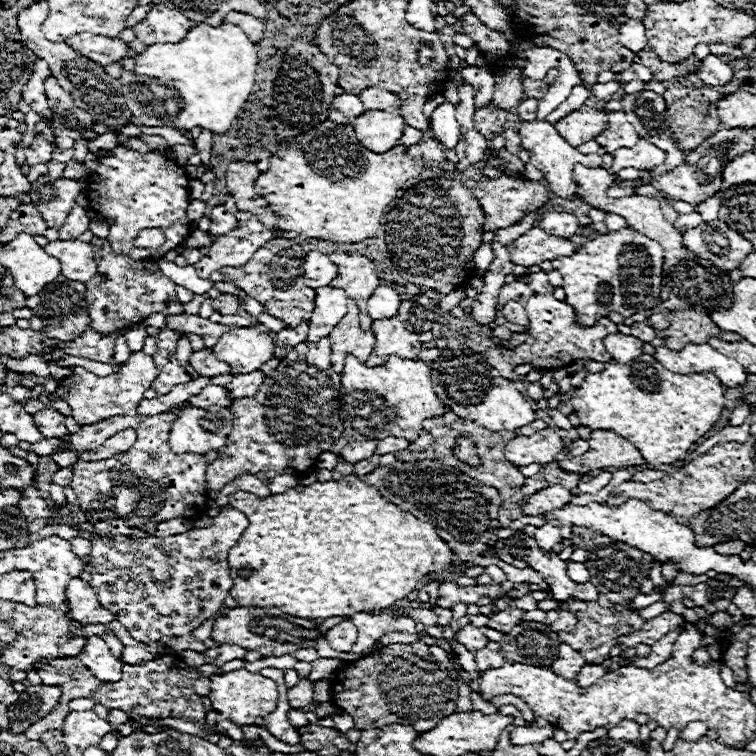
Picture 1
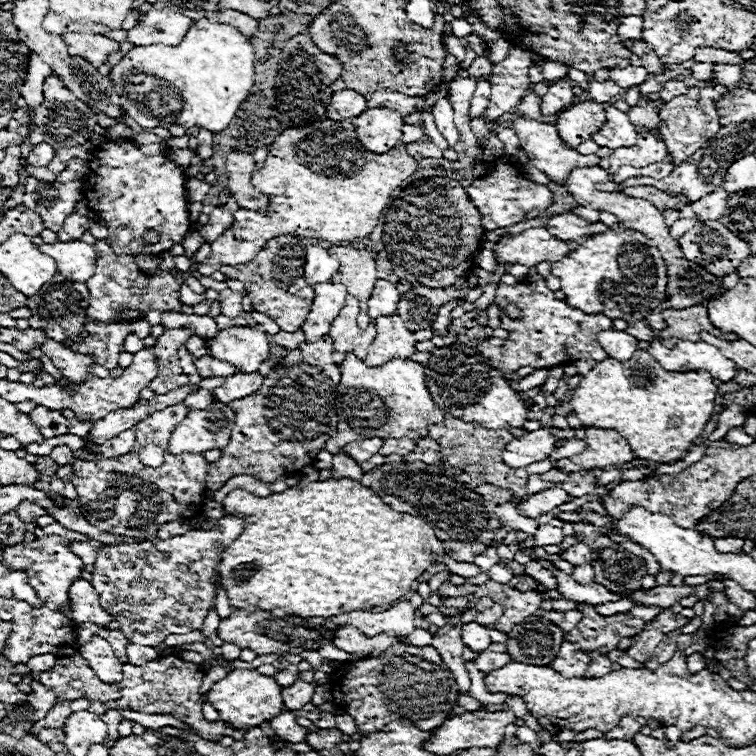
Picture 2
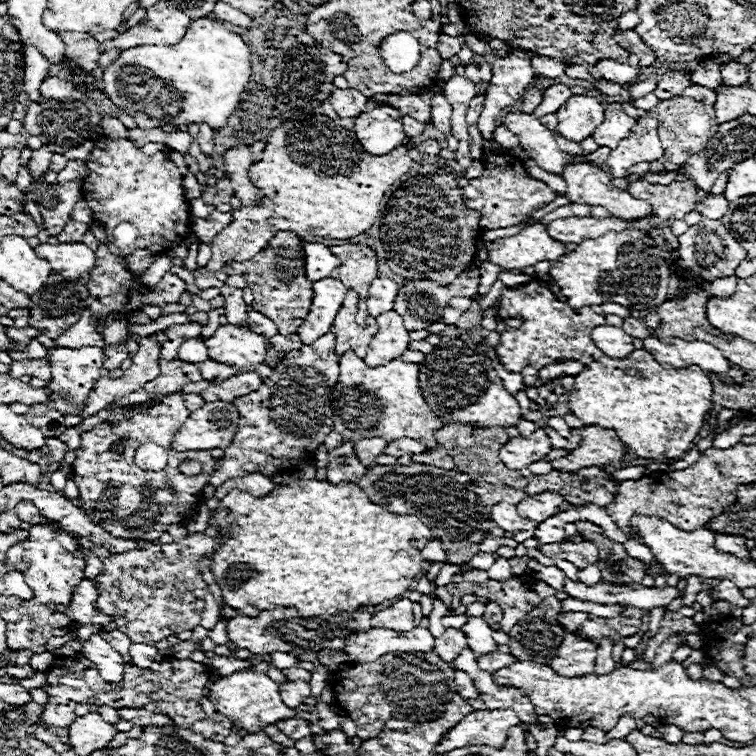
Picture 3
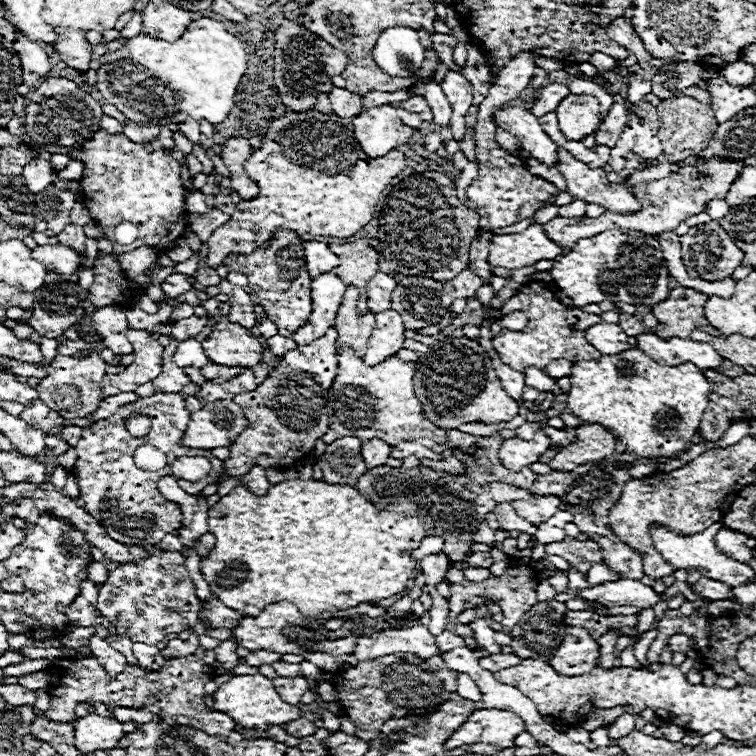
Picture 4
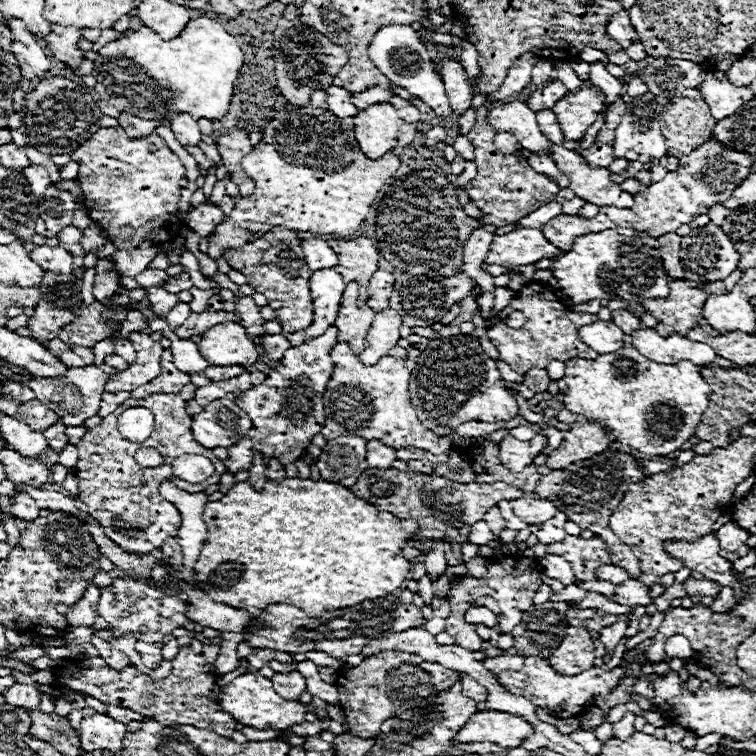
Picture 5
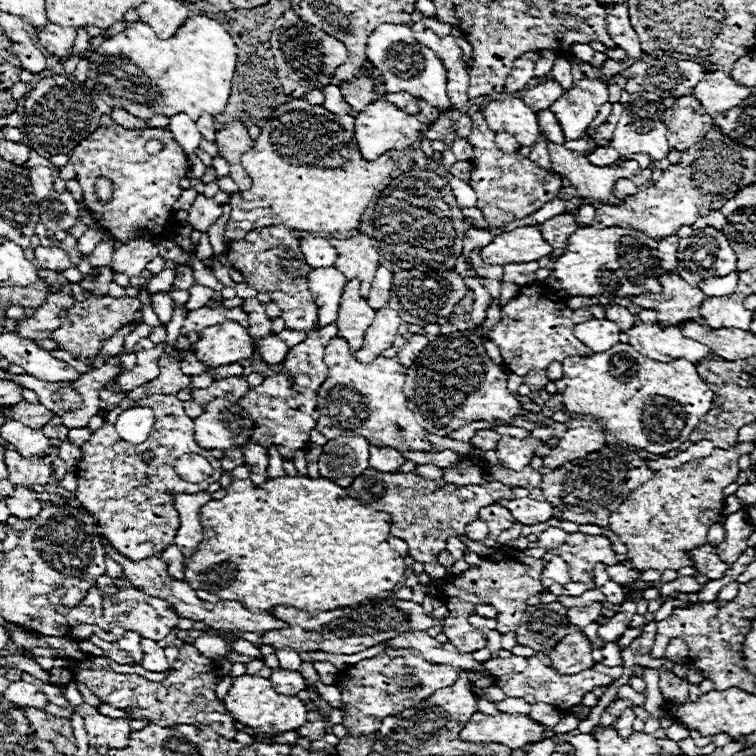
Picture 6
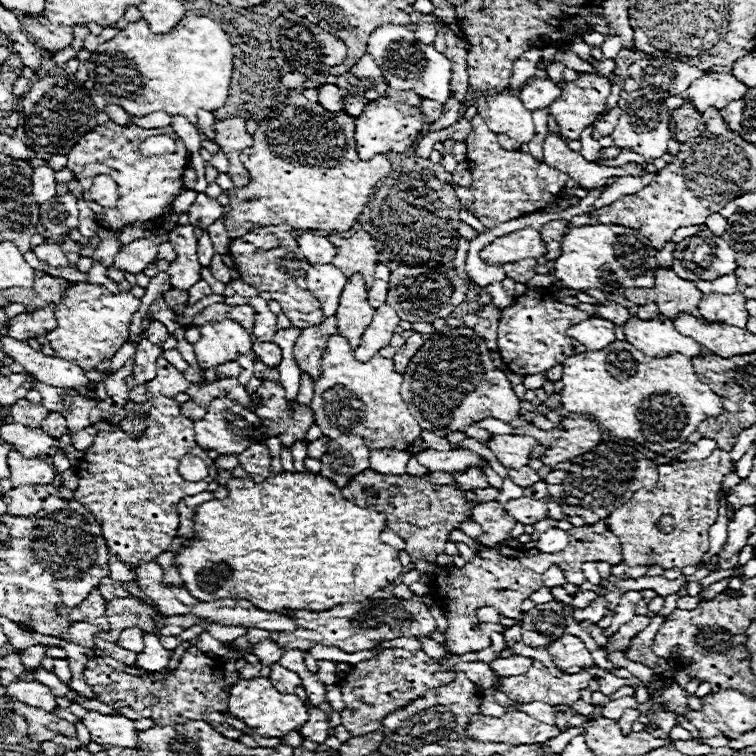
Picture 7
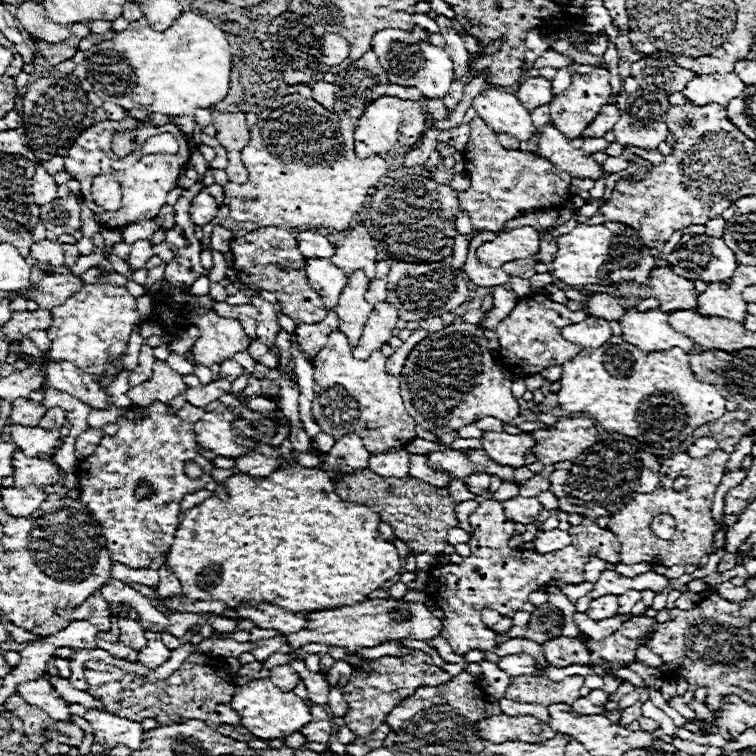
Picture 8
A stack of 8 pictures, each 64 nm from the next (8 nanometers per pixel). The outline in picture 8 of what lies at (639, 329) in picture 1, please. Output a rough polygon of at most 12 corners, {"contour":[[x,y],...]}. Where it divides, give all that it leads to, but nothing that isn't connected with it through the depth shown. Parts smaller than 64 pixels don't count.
{"contour":[[610,294],[590,296],[588,316],[620,322],[626,308]]}

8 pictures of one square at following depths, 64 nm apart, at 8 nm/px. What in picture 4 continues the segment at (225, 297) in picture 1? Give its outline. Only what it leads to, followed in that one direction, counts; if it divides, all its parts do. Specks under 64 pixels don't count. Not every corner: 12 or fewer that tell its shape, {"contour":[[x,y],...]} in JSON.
{"contour":[[220,282],[220,292],[228,296],[234,324],[256,326],[256,312],[250,294],[240,286]]}

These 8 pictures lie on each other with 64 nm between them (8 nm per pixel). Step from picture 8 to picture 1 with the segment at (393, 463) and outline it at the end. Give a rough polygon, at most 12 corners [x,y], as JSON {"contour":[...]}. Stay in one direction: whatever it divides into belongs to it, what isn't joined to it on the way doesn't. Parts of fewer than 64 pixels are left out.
{"contour":[[378,440],[348,442],[340,456],[348,462],[370,458]]}

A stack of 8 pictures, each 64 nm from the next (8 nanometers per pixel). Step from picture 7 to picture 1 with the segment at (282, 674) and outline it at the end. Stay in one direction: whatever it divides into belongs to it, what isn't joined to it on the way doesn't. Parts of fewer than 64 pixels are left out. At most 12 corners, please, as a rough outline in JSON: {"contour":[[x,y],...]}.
{"contour":[[300,680],[288,690],[292,708],[304,708],[314,702],[314,686]]}

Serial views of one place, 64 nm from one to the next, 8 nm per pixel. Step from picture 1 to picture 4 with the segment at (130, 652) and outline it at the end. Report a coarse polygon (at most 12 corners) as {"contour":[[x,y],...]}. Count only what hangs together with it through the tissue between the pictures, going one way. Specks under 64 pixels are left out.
{"contour":[[134,644],[134,656],[142,668],[154,664],[156,646]]}

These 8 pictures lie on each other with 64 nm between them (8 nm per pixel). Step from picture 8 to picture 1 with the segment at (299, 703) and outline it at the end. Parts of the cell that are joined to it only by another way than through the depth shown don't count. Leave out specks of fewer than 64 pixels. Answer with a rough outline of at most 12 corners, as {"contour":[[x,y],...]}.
{"contour":[[246,668],[212,674],[214,710],[238,726],[276,710],[270,678]]}

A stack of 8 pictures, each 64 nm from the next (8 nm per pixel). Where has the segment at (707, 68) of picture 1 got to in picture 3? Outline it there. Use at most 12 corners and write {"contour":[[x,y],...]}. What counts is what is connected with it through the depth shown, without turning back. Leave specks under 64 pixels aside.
{"contour":[[728,62],[720,66],[724,84],[744,84],[746,64]]}

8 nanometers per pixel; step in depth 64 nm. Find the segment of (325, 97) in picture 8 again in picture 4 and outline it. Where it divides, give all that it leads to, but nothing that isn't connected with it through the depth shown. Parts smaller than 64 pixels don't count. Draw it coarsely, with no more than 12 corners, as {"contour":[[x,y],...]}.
{"contour":[[346,88],[328,94],[332,110],[340,118],[358,116],[362,96]]}

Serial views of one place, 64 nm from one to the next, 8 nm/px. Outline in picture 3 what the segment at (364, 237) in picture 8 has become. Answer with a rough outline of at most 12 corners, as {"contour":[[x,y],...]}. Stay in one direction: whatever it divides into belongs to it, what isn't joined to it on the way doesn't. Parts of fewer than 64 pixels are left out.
{"contour":[[364,244],[332,246],[340,258],[332,278],[360,298],[356,322],[368,318],[366,298],[378,274],[374,250]]}

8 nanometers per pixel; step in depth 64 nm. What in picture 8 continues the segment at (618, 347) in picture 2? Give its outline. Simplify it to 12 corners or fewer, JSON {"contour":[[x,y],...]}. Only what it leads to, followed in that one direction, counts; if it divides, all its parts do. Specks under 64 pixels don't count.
{"contour":[[588,316],[564,326],[562,336],[584,348],[612,338],[608,320]]}

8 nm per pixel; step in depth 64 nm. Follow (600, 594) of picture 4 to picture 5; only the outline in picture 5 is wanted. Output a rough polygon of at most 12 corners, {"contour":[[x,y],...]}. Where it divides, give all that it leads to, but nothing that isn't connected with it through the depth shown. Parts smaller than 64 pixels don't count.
{"contour":[[634,578],[616,584],[610,600],[624,606],[648,606],[650,588]]}

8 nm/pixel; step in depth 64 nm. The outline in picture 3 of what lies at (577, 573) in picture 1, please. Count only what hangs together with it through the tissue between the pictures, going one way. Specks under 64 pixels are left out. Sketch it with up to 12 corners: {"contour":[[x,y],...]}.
{"contour":[[596,564],[578,570],[578,580],[584,584],[600,582]]}

